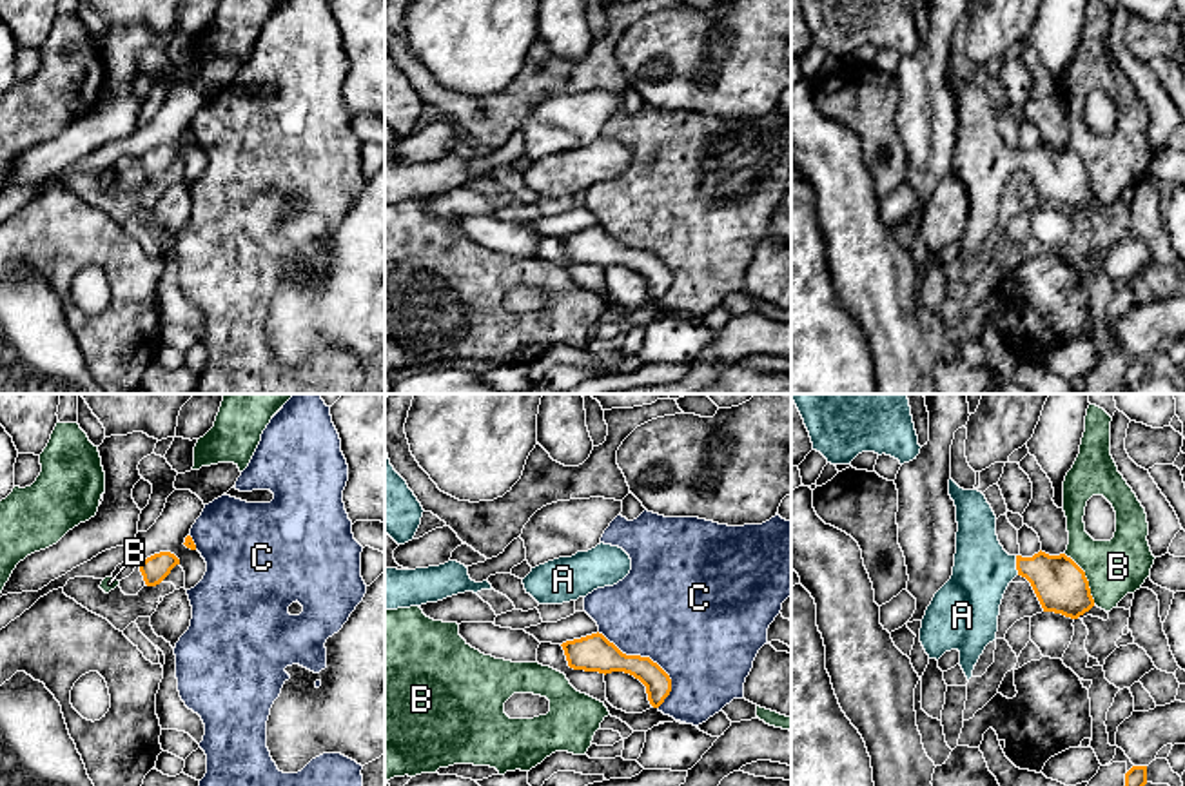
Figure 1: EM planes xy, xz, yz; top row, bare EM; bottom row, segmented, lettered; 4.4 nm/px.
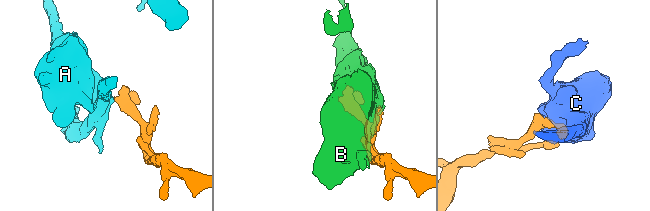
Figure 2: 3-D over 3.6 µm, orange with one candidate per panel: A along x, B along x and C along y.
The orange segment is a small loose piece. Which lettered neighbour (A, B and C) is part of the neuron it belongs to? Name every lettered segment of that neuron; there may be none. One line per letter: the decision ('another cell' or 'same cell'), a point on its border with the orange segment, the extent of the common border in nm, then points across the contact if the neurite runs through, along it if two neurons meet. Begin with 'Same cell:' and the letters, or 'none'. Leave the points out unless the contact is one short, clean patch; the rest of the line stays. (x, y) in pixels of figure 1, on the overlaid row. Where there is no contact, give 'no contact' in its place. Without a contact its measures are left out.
Same cell: A
A: same cell; contact yz (1017, 565); length 90 nm
B: another cell; contact yz (1086, 578); length 260 nm
C: another cell; contact xz (648, 658); length 440 nm

